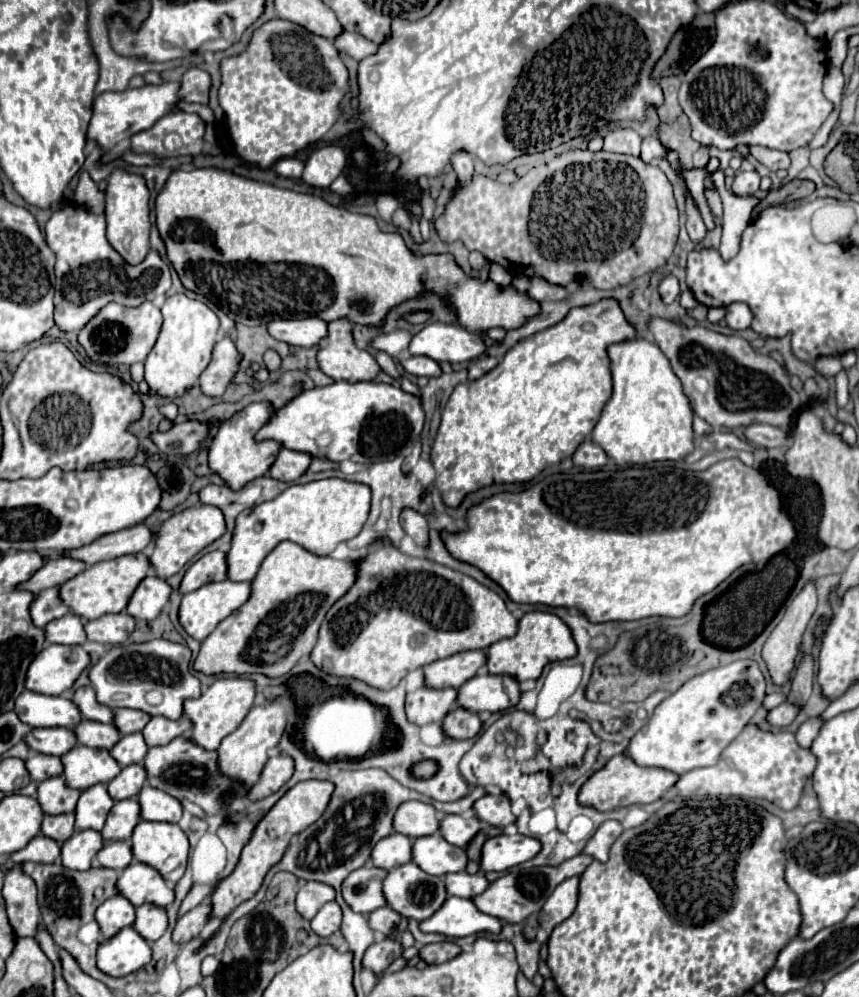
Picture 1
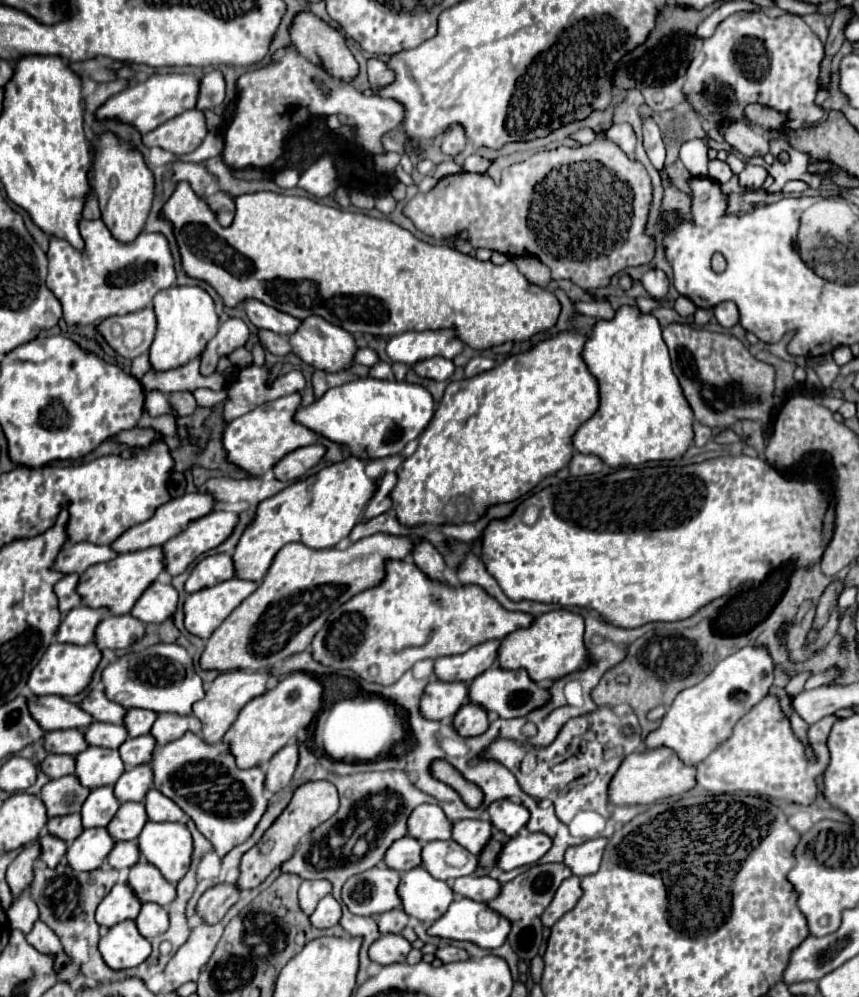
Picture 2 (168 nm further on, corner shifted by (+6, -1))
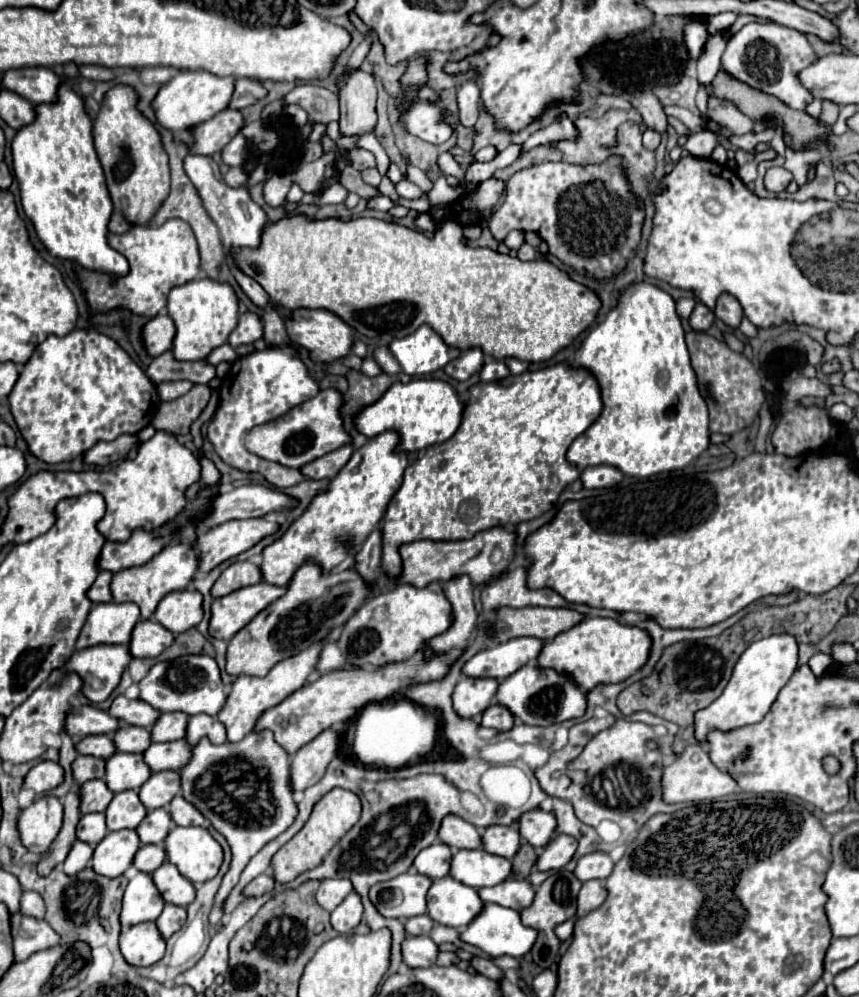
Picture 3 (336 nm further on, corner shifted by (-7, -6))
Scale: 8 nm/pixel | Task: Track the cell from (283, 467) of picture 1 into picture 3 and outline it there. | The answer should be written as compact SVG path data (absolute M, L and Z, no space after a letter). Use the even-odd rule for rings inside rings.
M343 445L311 463L307 463L305 467L301 467L301 471L309 477L309 479L333 479L351 459L353 455L353 447L351 445Z

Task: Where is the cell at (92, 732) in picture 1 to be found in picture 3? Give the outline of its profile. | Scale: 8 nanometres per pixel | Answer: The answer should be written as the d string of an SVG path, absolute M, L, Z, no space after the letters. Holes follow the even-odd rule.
M121 725L113 737L117 751L125 753L145 753L151 745L151 731L147 727Z

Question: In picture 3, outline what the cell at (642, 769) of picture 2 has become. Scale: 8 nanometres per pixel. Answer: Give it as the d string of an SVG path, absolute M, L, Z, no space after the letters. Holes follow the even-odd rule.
M689 745L669 767L663 769L663 799L667 803L685 803L685 801L715 801L723 795L731 795L737 791L737 781L719 771L703 745Z

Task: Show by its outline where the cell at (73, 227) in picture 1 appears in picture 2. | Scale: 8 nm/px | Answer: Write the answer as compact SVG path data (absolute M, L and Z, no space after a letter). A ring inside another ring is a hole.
M80 220L78 222L80 236L84 238L84 250L76 250L72 244L66 244L66 240L58 240L56 236L50 236L50 246L48 246L48 260L50 260L50 270L48 270L48 288L54 292L54 296L62 304L64 312L64 322L68 326L88 326L94 324L96 320L108 318L108 316L124 316L136 310L142 310L152 304L152 298L170 286L174 286L176 272L174 272L174 260L168 248L168 242L162 234L148 234L142 232L134 242L122 244L112 238L108 228L104 226L102 220Z

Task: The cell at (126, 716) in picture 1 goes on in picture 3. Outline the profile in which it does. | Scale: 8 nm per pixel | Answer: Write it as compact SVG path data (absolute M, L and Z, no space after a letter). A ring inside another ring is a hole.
M163 713L151 729L153 741L179 741L187 733L187 713Z

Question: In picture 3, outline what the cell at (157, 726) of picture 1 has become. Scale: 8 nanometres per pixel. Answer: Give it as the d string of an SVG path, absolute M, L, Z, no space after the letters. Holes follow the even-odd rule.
M205 713L189 717L185 739L189 741L189 745L197 745L201 737L209 737L215 745L221 745L221 743L227 741L225 725L217 717L211 717L211 715L205 715Z

